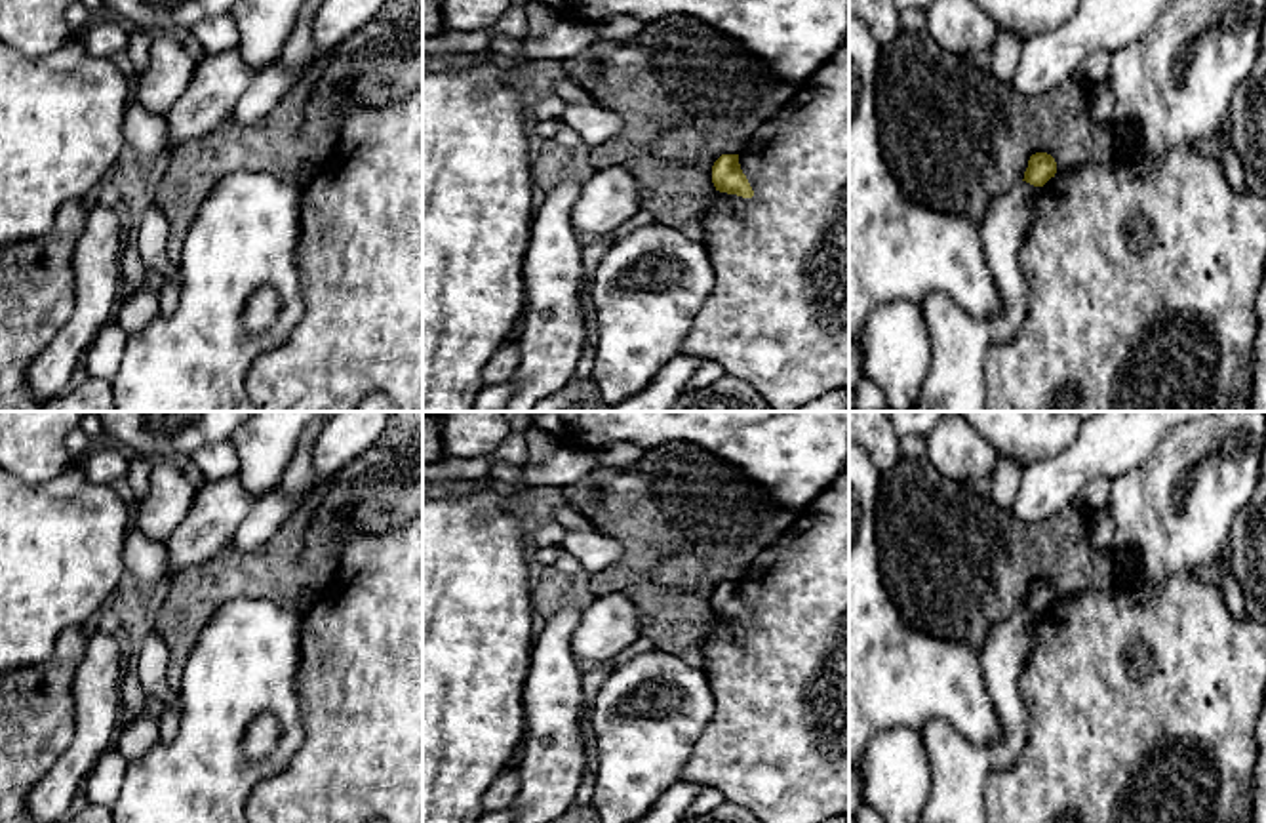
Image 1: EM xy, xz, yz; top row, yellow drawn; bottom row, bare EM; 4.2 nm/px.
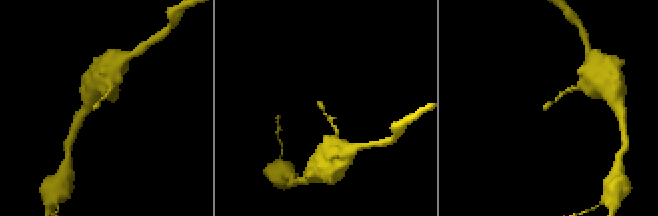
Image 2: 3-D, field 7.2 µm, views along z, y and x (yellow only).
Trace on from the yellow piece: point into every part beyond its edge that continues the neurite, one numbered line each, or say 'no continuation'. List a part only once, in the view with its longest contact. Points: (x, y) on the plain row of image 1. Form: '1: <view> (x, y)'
no continuation

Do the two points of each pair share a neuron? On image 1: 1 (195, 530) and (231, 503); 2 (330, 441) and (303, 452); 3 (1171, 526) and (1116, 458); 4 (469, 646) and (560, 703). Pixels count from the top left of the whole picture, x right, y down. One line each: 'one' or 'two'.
1: one
2: two
3: two
4: two

